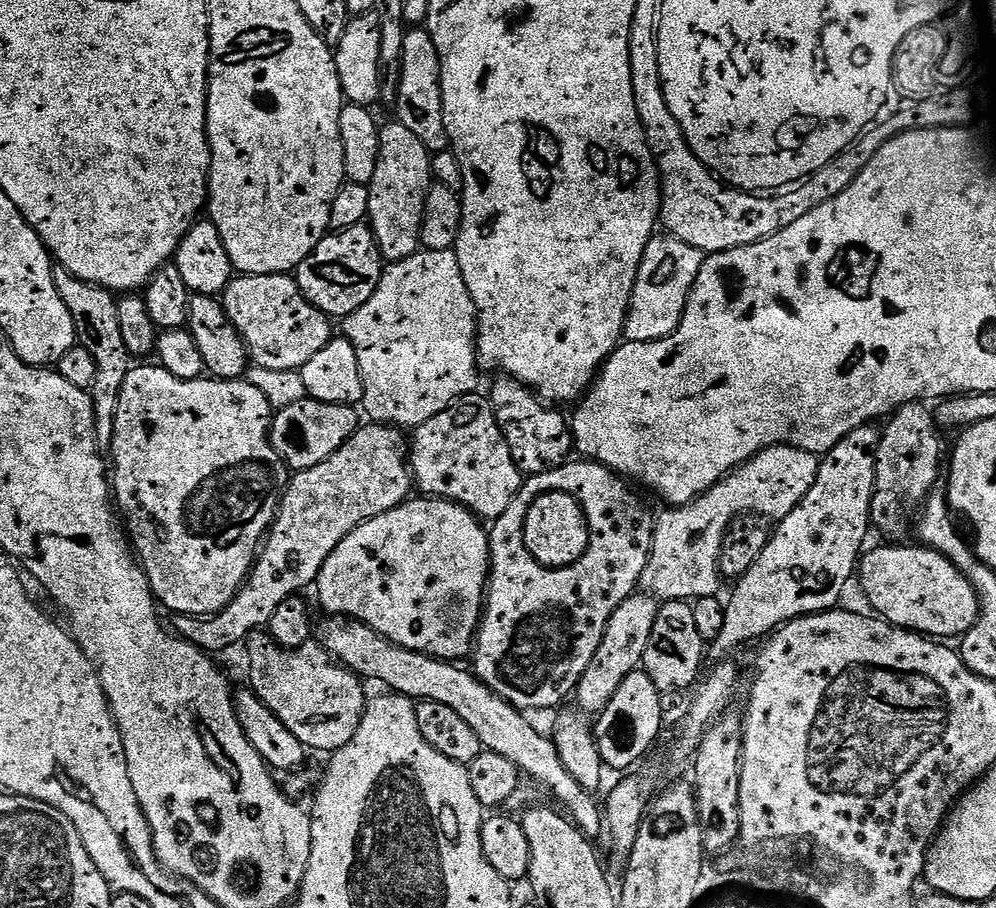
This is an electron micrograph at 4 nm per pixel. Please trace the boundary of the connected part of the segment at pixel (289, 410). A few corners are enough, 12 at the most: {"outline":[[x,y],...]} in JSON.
{"outline":[[303,399],[272,418],[293,473],[326,462],[362,424],[351,404]]}

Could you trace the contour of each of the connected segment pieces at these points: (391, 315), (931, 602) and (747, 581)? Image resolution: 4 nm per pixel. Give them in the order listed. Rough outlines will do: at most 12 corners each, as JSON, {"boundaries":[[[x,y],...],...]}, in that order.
{"boundaries":[[[451,248],[389,263],[343,317],[367,419],[415,430],[477,391]],[[933,548],[869,551],[875,615],[928,638],[980,617],[971,582]],[[879,427],[821,459],[735,581],[728,658],[831,612],[872,524]]]}

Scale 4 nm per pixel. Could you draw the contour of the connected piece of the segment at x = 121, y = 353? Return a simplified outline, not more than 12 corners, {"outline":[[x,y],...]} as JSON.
{"outline":[[62,267],[54,282],[98,374],[96,441],[112,447],[130,355],[117,297]]}

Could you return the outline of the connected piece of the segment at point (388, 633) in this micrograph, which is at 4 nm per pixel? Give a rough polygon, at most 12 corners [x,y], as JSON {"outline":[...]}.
{"outline":[[409,498],[358,526],[314,585],[332,618],[463,661],[490,532]]}

